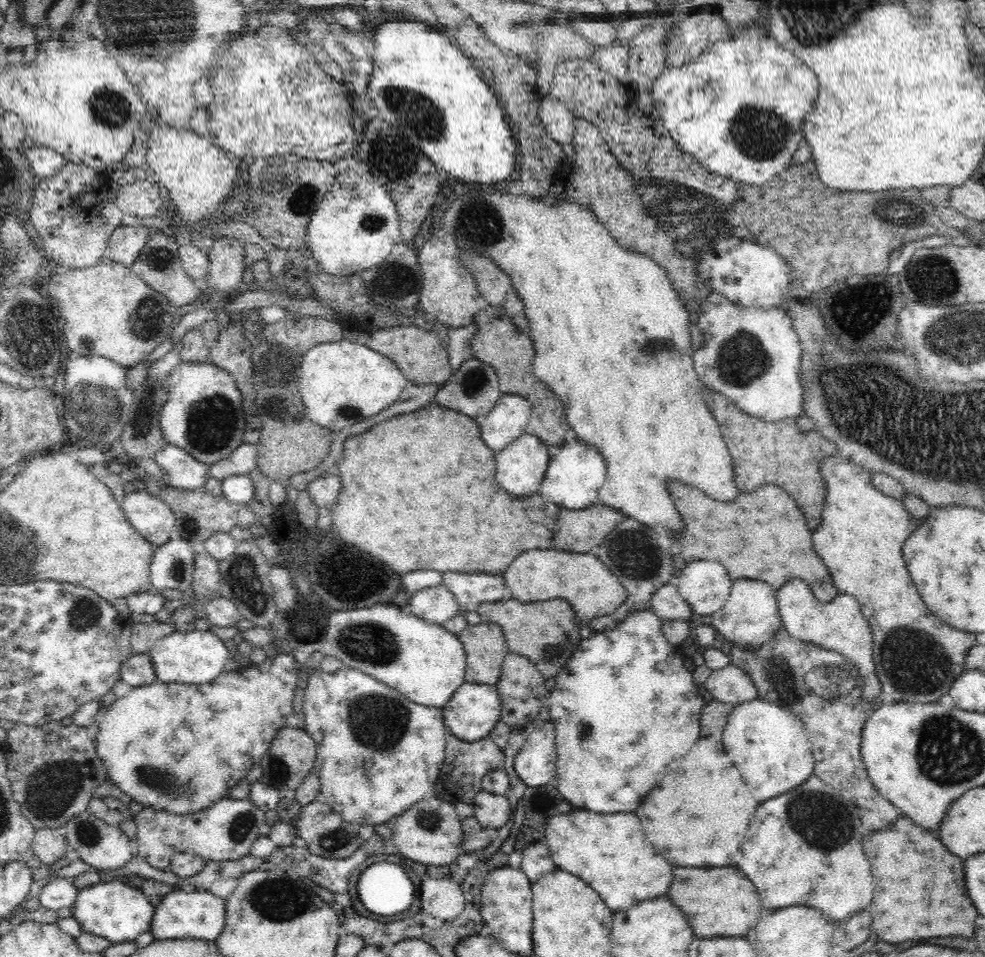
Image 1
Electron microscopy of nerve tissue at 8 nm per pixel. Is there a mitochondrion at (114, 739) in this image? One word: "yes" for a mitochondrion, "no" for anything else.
no

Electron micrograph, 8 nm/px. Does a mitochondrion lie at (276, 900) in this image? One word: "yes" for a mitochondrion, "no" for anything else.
yes

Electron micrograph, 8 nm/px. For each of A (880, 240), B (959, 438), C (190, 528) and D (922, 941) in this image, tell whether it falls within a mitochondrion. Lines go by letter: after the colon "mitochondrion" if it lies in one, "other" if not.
A: other
B: mitochondrion
C: mitochondrion
D: other

